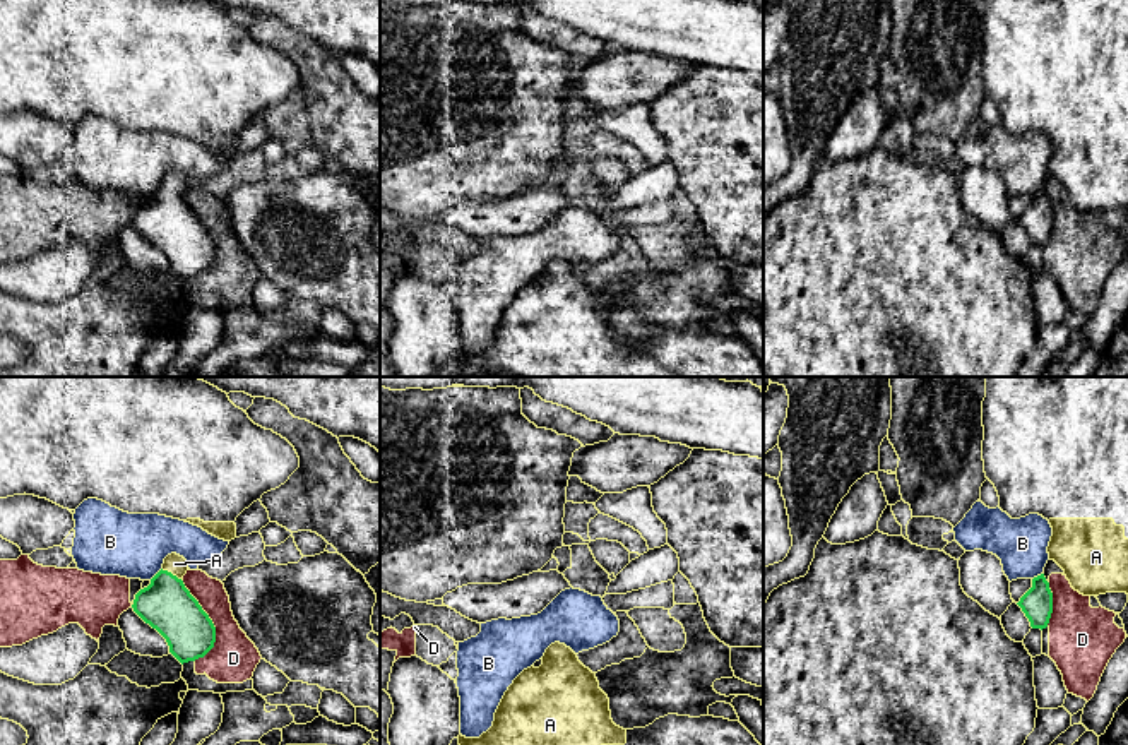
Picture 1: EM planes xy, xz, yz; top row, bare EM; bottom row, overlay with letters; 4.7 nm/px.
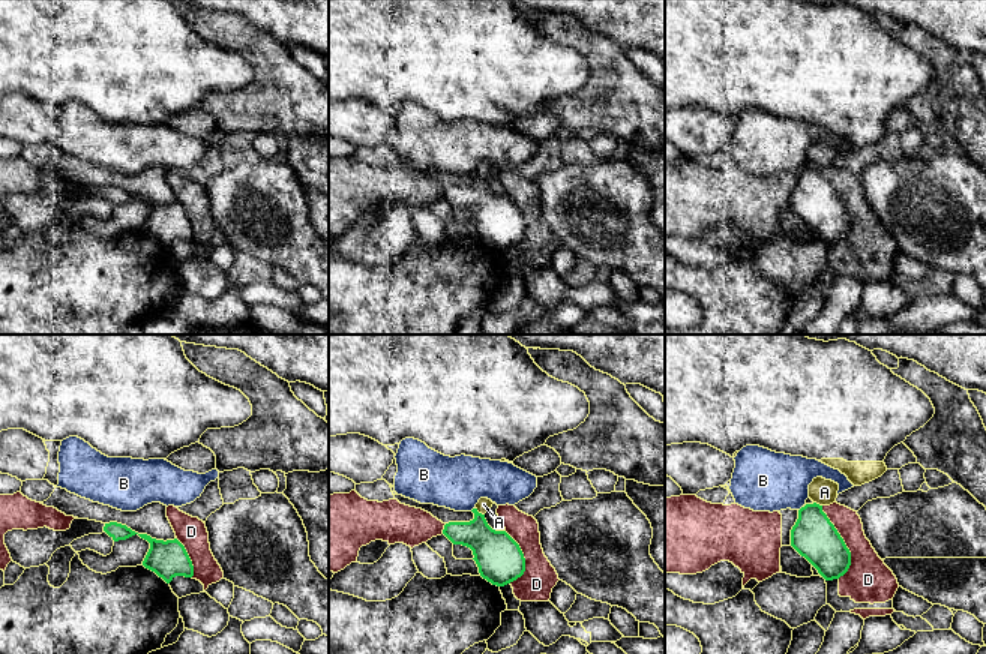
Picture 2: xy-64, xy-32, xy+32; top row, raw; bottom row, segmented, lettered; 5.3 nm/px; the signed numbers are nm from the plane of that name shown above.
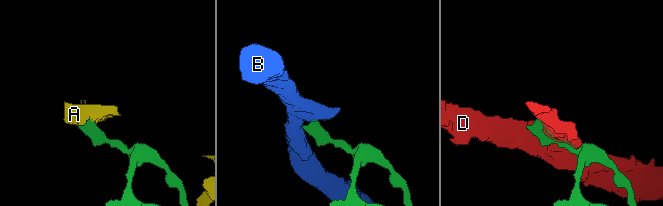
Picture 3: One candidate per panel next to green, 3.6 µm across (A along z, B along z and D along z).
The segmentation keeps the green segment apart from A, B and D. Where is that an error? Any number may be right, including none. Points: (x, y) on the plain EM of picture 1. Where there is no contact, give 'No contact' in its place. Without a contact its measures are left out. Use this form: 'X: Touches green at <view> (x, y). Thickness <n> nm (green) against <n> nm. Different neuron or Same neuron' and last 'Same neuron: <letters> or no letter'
A: Touches green at xy (172, 190). Thickness 240 nm (green) against 90 nm. Same neuron
B: Touches green at xy (156, 190). Thickness 240 nm (green) against 300 nm. Different neuron
D: Touches green at xy (211, 237). Thickness 240 nm (green) against 220 nm. Different neuron
Same neuron: A

